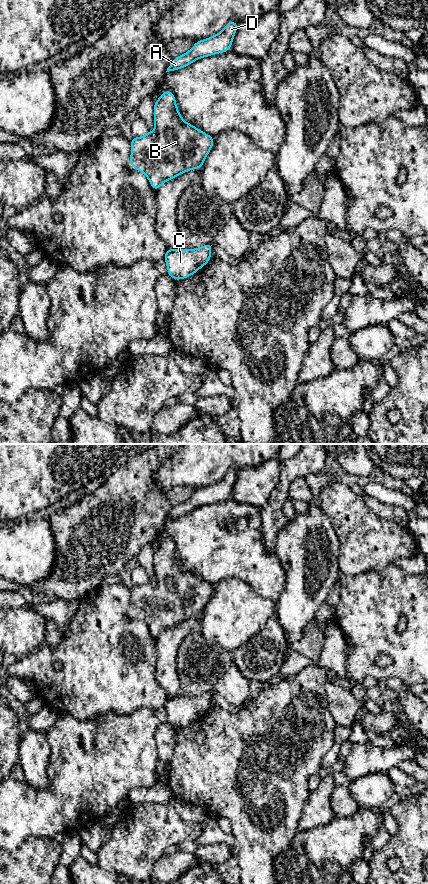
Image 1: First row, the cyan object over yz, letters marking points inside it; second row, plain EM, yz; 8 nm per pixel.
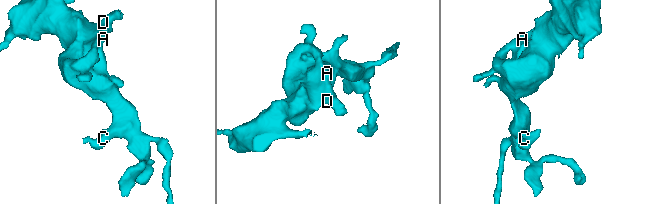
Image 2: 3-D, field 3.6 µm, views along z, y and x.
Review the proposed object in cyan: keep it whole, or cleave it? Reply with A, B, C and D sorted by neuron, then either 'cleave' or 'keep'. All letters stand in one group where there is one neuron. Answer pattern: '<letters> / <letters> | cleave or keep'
A B C D | keep

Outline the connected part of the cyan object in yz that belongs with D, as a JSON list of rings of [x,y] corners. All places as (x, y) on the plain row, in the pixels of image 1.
[[[229,469],[226,475],[218,482],[207,487],[197,489],[188,500],[174,506],[166,520],[184,516],[199,506],[228,499],[231,497],[237,473],[237,470]]]

